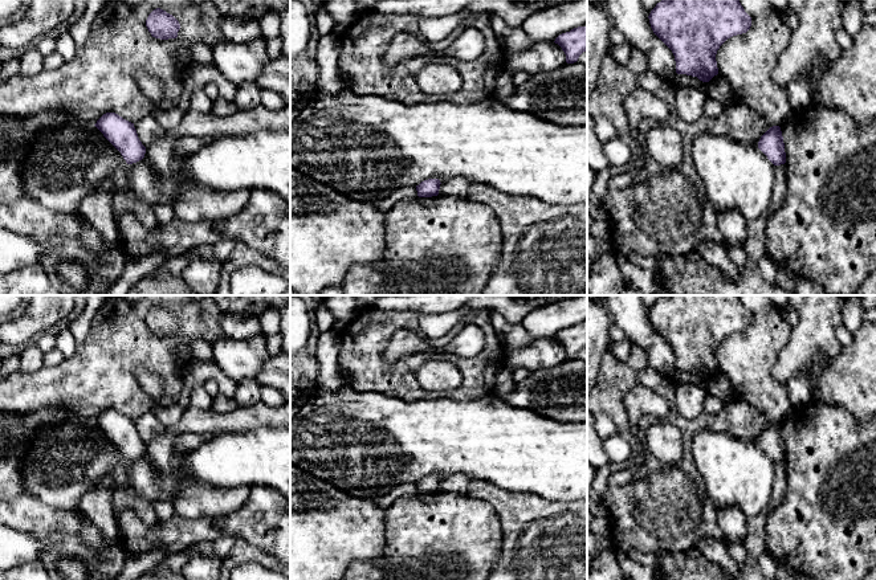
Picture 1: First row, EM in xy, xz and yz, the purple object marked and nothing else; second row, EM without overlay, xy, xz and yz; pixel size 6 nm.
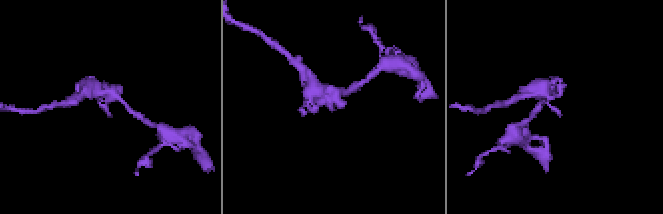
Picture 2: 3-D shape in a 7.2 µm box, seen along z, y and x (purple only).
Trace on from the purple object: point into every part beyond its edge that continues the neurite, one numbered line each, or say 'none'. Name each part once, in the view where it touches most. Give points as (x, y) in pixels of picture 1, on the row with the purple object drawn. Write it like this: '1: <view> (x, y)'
none

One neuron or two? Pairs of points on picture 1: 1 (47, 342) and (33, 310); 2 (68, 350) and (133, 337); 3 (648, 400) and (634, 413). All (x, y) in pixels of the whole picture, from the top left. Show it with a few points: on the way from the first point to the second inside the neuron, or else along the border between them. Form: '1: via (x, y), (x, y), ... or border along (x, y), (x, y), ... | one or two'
1: border along (48, 330), (37, 335) | two
2: border along (77, 343), (76, 351), (66, 359) | two
3: via (644, 403), (638, 409) | one

